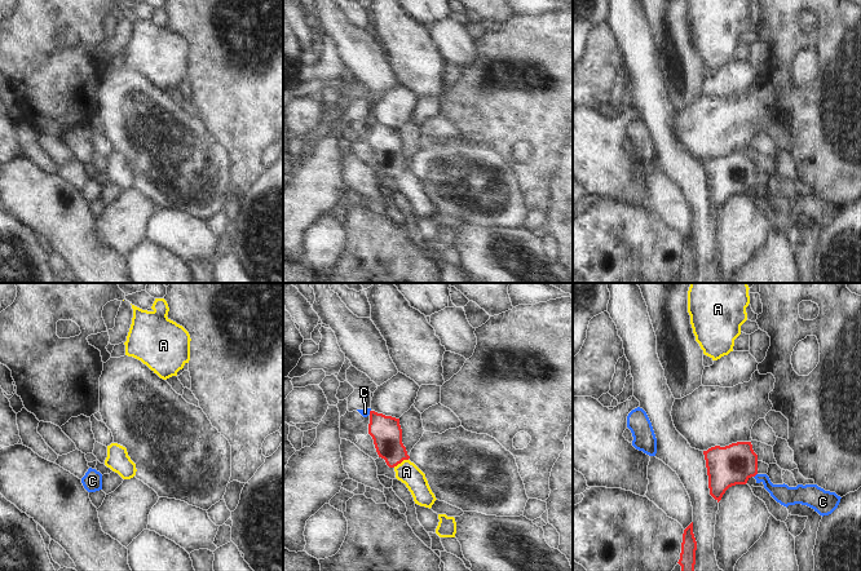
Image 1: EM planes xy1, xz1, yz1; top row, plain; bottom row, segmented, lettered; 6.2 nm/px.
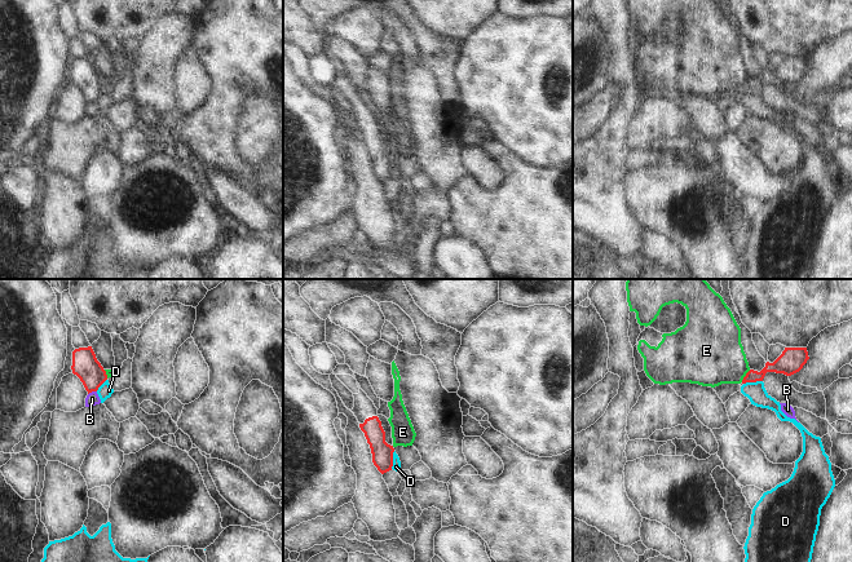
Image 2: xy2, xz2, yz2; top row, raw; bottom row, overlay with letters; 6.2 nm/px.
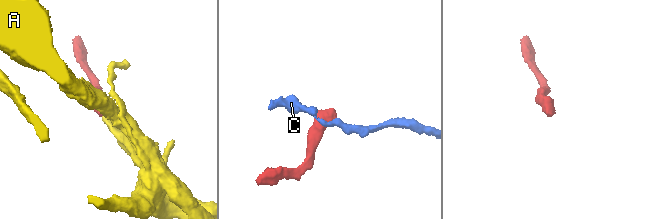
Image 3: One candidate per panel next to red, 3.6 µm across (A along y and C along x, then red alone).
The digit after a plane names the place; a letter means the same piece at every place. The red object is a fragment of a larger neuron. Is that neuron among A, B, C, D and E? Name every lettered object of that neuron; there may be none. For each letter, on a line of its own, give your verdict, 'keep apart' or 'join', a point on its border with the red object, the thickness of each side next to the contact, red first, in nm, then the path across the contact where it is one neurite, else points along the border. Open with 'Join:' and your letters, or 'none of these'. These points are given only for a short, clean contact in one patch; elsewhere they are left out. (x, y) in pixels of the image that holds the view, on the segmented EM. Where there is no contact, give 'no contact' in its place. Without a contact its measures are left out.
Join: A
A: join; contact xz1 (400, 463); calibres 190 and 140 nm; way xz1 (385, 430), (388, 445), (400, 463), (406, 472)
B: keep apart; contact xy2 (92, 390); calibres 160 and 80 nm; border xy2 (96, 390), (88, 394)
C: keep apart; contact yz1 (755, 474); calibres 240 and 120 nm; border yz1 (756, 473), (754, 477)
D: keep apart; contact yz2 (753, 381); calibres 140 and 120 nm; border yz2 (762, 380), (744, 384)
E: keep apart; contact yz2 (745, 376); calibres 110 and 380 nm; border yz2 (750, 370), (741, 381)

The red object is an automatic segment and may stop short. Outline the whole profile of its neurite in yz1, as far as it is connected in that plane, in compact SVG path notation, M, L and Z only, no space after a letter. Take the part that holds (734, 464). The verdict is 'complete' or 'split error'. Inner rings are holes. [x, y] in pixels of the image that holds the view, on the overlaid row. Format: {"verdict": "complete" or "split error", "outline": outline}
{"verdict": "complete", "outline": "M737 442L725 447L715 446L703 451L710 495L719 503L725 491L746 484L758 474L758 455L751 442Z"}

